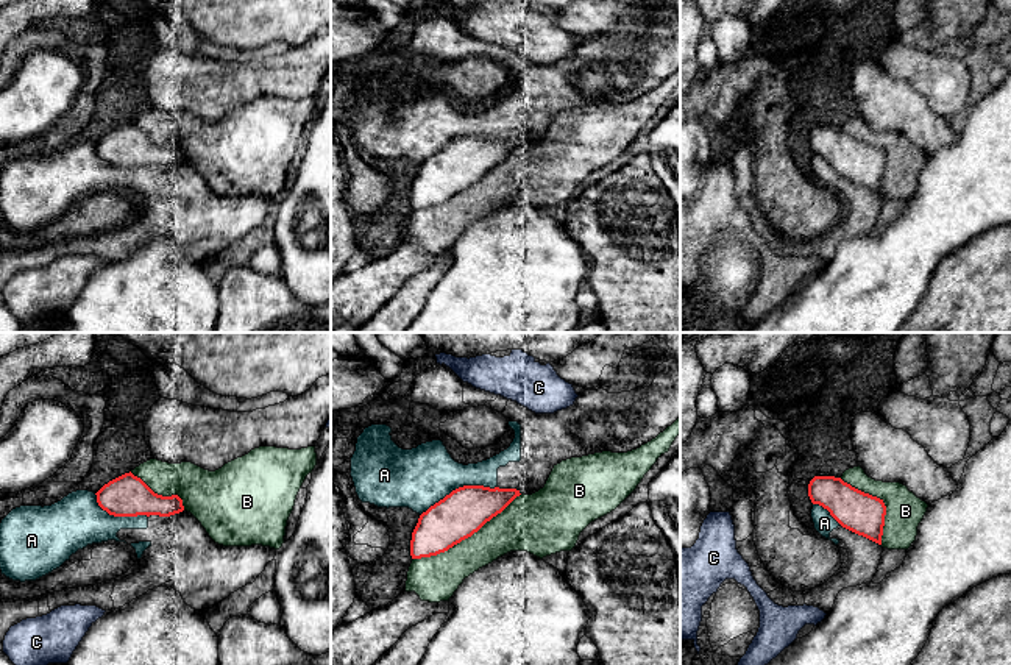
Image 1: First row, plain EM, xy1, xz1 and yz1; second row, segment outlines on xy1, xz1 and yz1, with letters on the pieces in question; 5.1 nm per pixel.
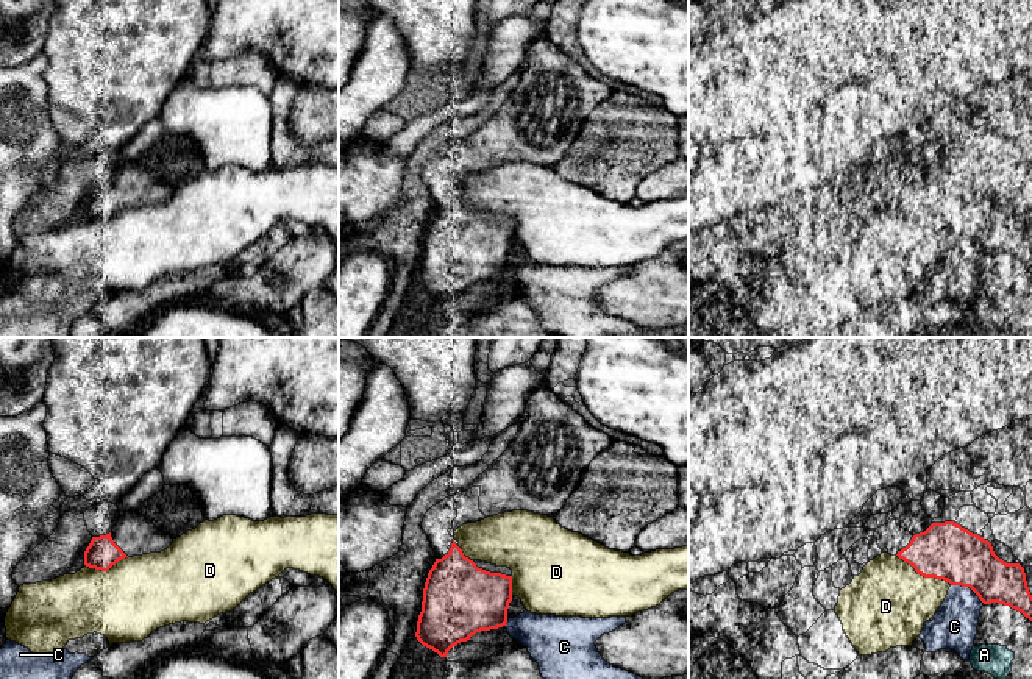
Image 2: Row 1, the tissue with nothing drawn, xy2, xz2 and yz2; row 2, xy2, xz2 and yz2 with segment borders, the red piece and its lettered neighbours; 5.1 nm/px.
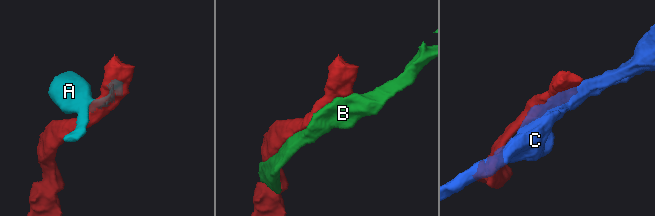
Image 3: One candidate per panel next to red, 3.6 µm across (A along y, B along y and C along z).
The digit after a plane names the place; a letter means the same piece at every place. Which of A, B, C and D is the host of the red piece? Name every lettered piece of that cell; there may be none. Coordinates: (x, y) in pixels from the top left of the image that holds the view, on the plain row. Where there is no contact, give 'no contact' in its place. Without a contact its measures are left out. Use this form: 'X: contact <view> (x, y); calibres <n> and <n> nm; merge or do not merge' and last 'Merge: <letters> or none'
A: contact xz1 (459, 138); calibres 240 and 320 nm; do not merge
B: contact xz1 (467, 188); calibres 240 and 220 nm; do not merge
C: contact yz2 (968, 236); calibres 300 and 240 nm; do not merge
D: contact yz2 (925, 227); calibres 300 and 420 nm; do not merge
Merge: none

